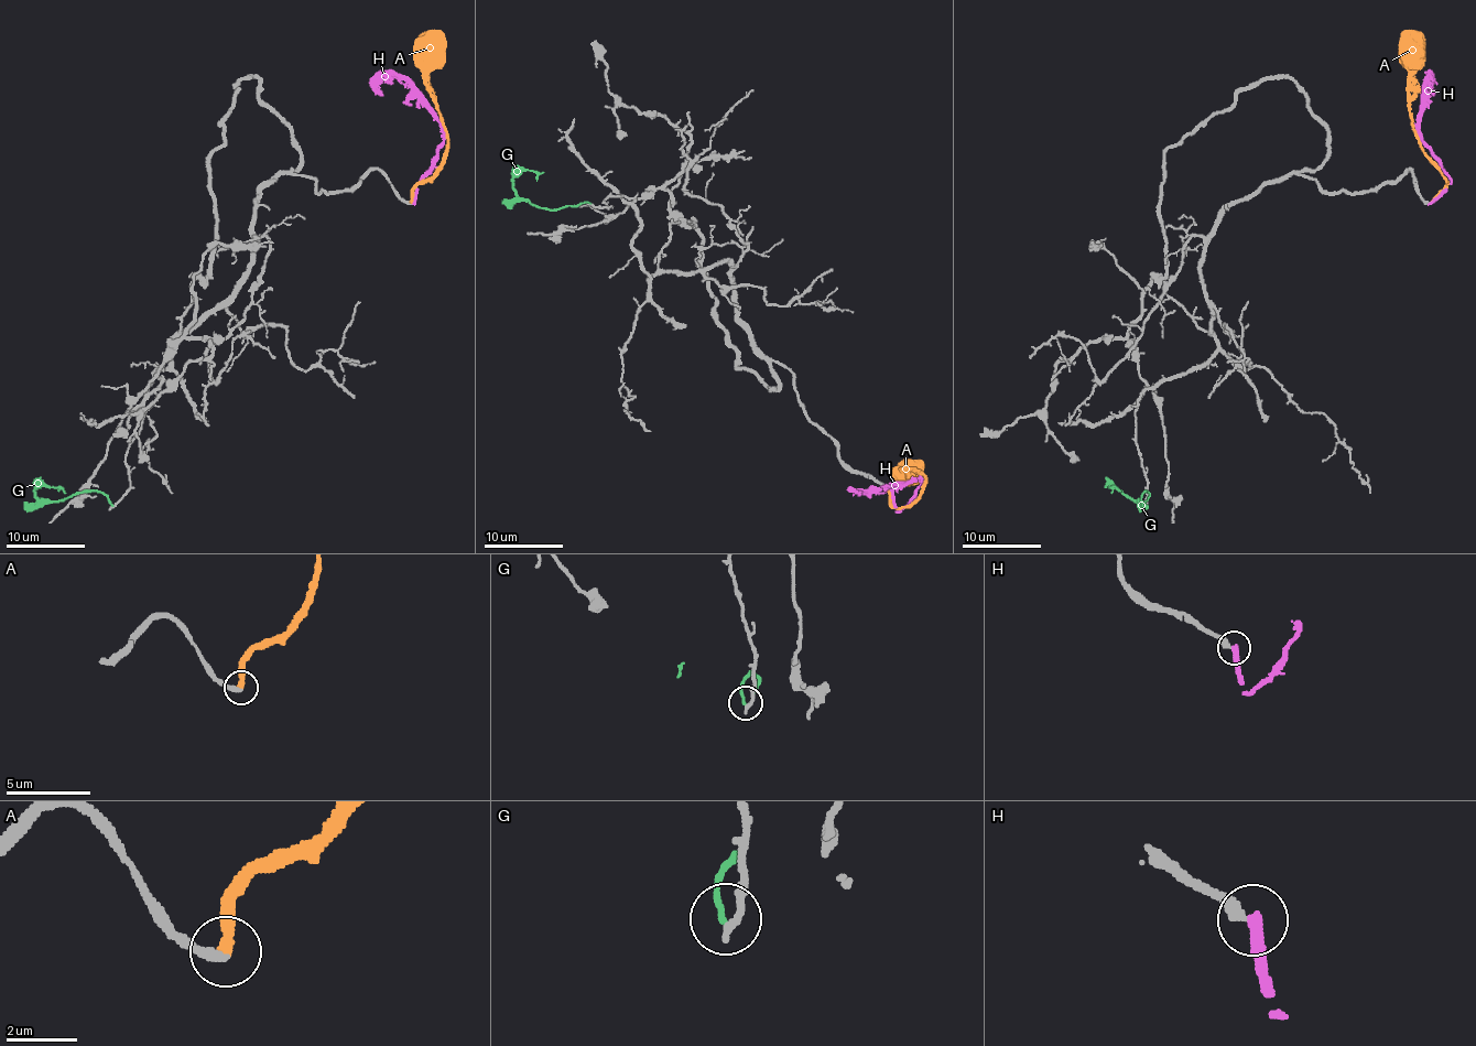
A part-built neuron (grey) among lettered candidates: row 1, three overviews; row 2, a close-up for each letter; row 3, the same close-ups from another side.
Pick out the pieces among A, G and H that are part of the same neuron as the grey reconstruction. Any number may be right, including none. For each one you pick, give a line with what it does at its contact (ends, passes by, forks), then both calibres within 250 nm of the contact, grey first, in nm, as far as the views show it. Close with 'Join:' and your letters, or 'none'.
A: it ends | 320/320 nm
Join: A

